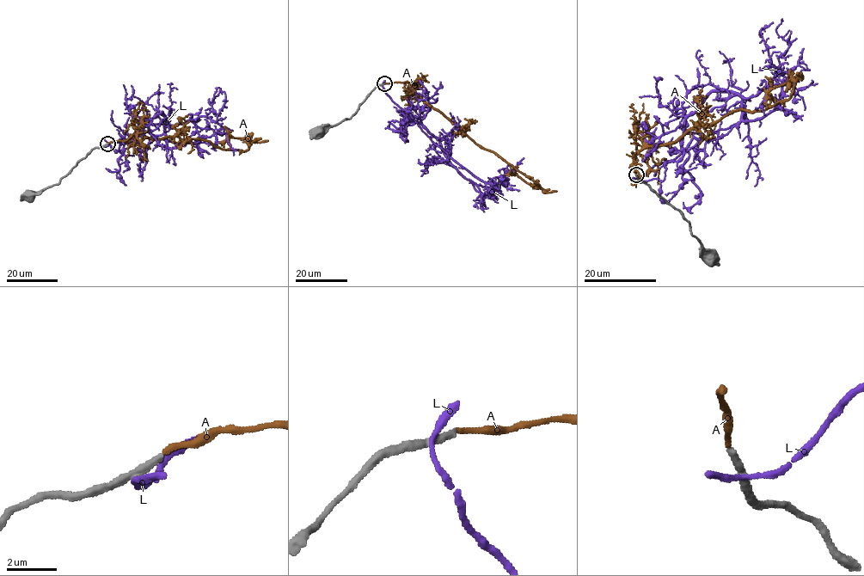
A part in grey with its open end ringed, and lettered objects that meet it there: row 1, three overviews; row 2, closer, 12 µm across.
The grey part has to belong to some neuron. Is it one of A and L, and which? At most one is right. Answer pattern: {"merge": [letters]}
{"merge": []}

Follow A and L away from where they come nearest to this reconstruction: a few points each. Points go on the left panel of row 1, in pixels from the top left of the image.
A: (107, 144), (136, 133), (210, 141), (244, 151), (250, 142), (231, 137), (223, 144)
L: (105, 145), (150, 137), (162, 140), (166, 125), (200, 116), (215, 121), (226, 100), (224, 93), (218, 94)

